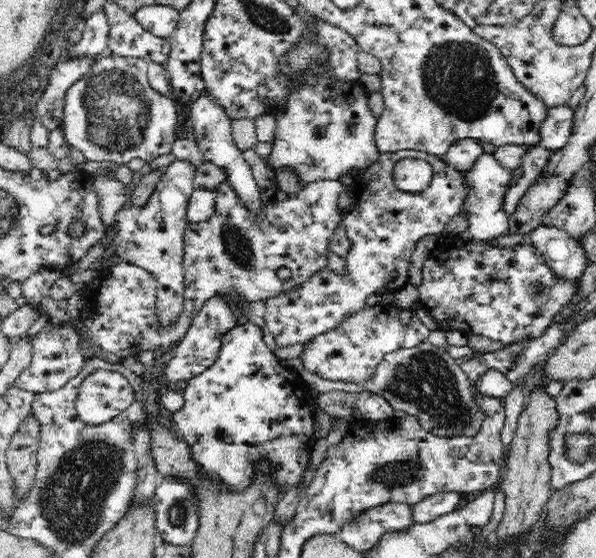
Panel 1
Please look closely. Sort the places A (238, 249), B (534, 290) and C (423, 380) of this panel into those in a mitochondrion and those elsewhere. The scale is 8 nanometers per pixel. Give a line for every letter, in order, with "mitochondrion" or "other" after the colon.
A: mitochondrion
B: mitochondrion
C: mitochondrion

